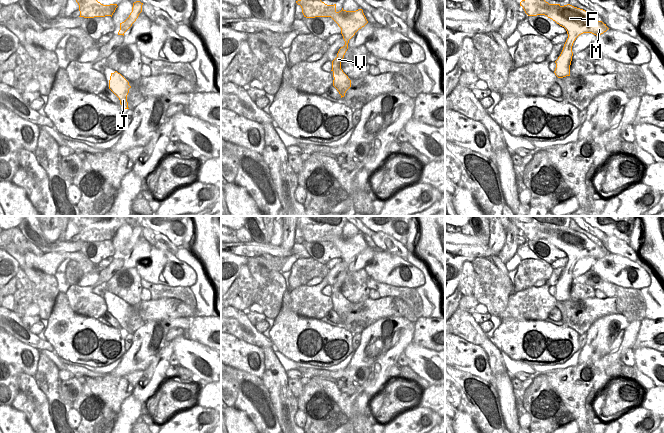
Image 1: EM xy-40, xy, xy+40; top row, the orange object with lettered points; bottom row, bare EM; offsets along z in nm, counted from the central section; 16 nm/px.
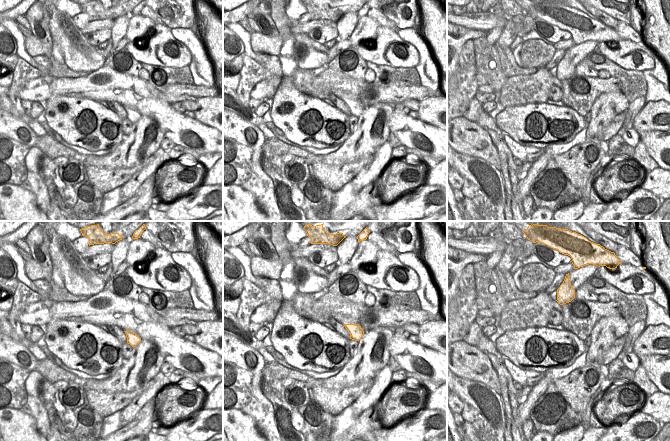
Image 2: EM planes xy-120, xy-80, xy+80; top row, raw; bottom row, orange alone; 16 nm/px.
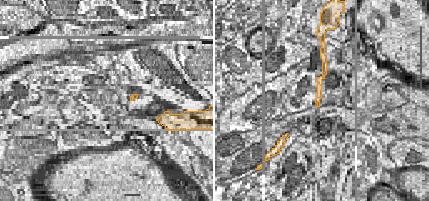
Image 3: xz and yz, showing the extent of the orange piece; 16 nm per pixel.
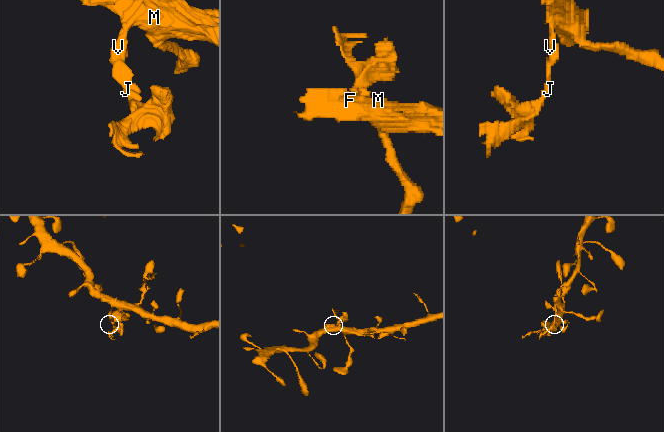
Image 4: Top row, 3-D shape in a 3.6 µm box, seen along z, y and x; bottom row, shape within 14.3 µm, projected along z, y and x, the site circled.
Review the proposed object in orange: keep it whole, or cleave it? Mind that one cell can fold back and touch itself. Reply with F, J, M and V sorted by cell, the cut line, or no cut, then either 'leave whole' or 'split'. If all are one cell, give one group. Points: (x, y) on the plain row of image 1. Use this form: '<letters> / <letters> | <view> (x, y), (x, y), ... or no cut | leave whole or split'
F M / J V | xy+40 (565, 267), (571, 271) | split

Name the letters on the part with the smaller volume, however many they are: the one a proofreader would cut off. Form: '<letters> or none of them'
J, V

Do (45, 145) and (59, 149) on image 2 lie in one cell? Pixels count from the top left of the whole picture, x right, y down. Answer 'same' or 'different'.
same

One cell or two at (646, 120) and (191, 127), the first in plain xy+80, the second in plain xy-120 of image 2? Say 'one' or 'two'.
two

